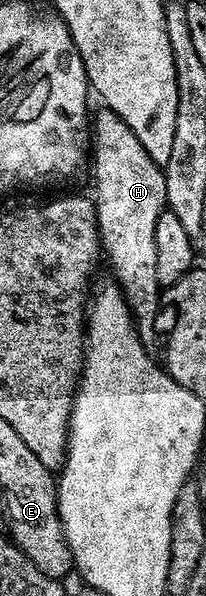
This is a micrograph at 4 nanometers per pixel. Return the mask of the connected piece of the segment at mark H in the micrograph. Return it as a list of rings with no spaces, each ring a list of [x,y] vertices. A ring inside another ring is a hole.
[[[106,107],[100,108],[100,113],[93,117],[93,129],[95,125],[95,193],[93,192],[93,200],[95,202],[95,219],[99,223],[99,240],[101,242],[102,252],[105,254],[105,261],[111,264],[111,269],[115,272],[115,277],[119,280],[117,285],[118,292],[123,294],[127,301],[128,307],[131,309],[131,315],[135,323],[136,329],[139,331],[140,341],[147,343],[155,333],[155,316],[159,313],[159,297],[161,301],[161,286],[157,279],[157,243],[155,242],[155,232],[157,231],[157,219],[165,211],[166,191],[164,170],[157,163],[153,163],[153,159],[149,159],[149,151],[145,151],[145,147],[141,147],[141,139],[137,139],[137,135],[133,135],[133,131],[129,131],[129,127],[121,120],[112,109]]]

